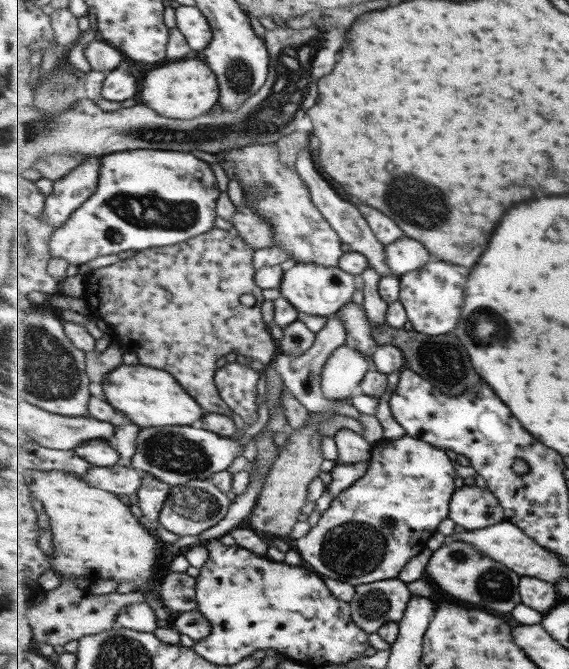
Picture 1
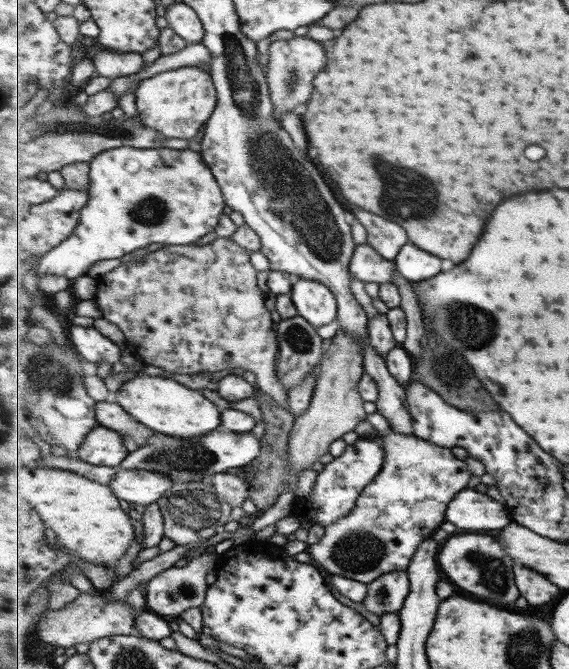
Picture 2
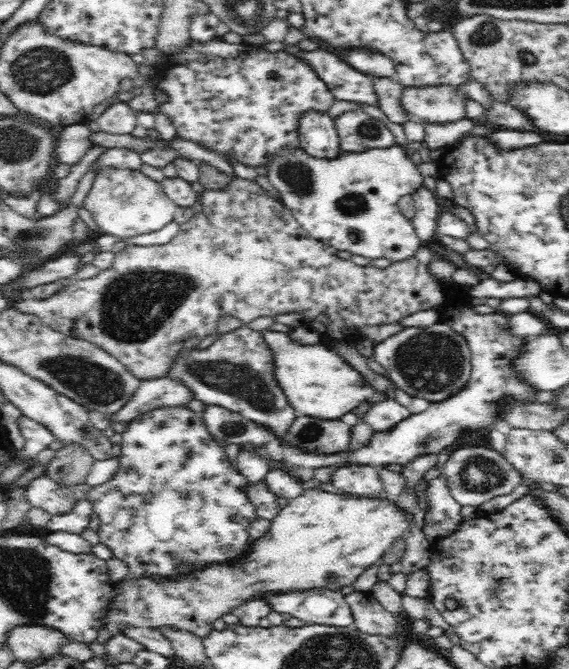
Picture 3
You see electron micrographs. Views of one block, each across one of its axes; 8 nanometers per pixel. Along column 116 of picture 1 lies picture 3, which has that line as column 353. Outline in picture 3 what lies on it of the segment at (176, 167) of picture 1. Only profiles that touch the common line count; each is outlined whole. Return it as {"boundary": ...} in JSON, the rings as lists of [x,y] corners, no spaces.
{"boundary":[[[398,144],[390,148],[373,148],[364,152],[344,151],[334,160],[312,158],[301,148],[283,151],[268,166],[268,181],[278,191],[284,206],[300,223],[300,226],[316,240],[321,240],[337,251],[346,250],[364,258],[386,258],[392,263],[401,263],[416,256],[422,246],[417,239],[409,218],[396,206],[398,198],[412,195],[424,187],[424,178],[416,164]]]}

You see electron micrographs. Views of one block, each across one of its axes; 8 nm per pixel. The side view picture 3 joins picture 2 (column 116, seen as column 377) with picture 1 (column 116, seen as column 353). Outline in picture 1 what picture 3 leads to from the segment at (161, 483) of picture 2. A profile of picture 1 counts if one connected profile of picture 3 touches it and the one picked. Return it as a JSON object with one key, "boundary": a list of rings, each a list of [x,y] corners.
{"boundary":[[[133,466],[91,467],[87,475],[81,476],[93,488],[103,488],[126,498],[129,494],[138,494],[141,479],[145,474]]]}

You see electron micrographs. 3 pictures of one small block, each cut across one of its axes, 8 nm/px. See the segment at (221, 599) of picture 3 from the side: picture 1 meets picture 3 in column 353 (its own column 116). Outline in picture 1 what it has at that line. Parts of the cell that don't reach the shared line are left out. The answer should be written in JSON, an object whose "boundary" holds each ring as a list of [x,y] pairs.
{"boundary":[[[24,470],[17,478],[27,480],[51,516],[51,522],[49,516],[42,516],[47,532],[47,556],[52,569],[63,577],[63,589],[75,587],[78,577],[130,583],[142,591],[147,587],[163,544],[133,516],[124,497],[91,488],[81,476],[59,470]]]}

